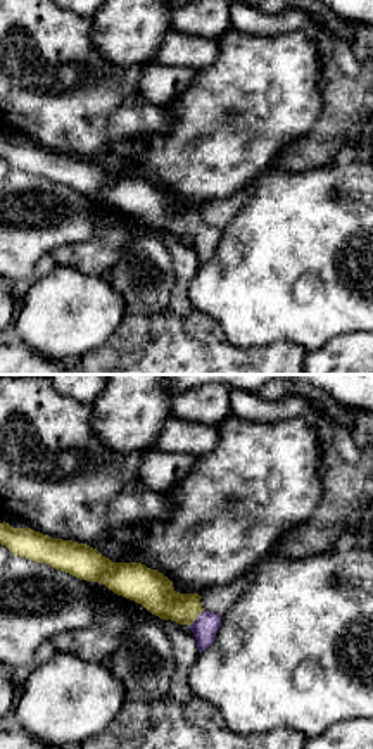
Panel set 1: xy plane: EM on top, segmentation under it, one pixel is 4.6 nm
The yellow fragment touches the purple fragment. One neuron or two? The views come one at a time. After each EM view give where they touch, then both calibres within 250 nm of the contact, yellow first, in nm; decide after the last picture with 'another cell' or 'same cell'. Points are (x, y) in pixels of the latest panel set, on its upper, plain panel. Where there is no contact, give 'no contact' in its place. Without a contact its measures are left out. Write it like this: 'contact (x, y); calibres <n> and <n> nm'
contact (195, 232); calibres 170 and 120 nm

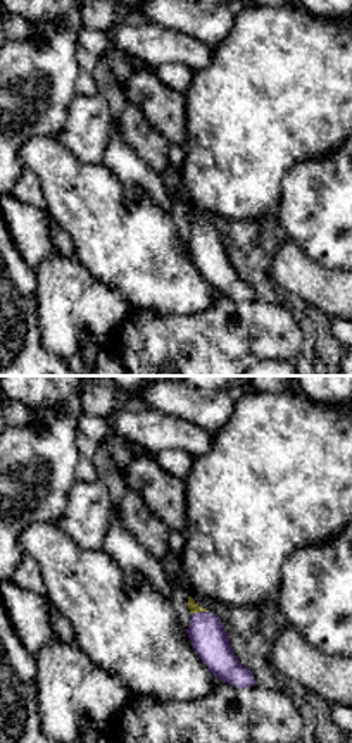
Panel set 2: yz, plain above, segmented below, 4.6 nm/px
contact (199, 224); calibres 50 and 170 nm

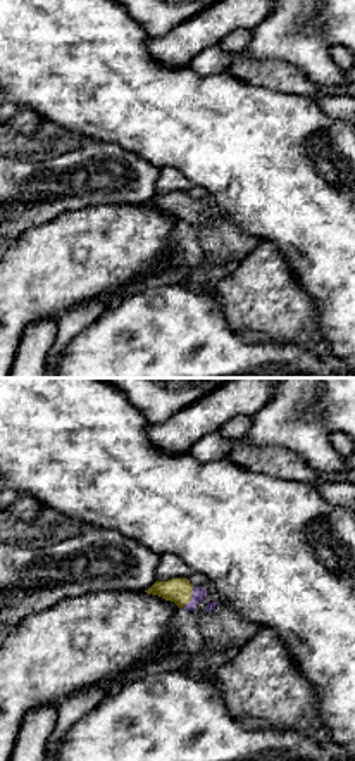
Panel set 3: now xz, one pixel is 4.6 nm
contact (190, 211); calibres 120 and 70 nm

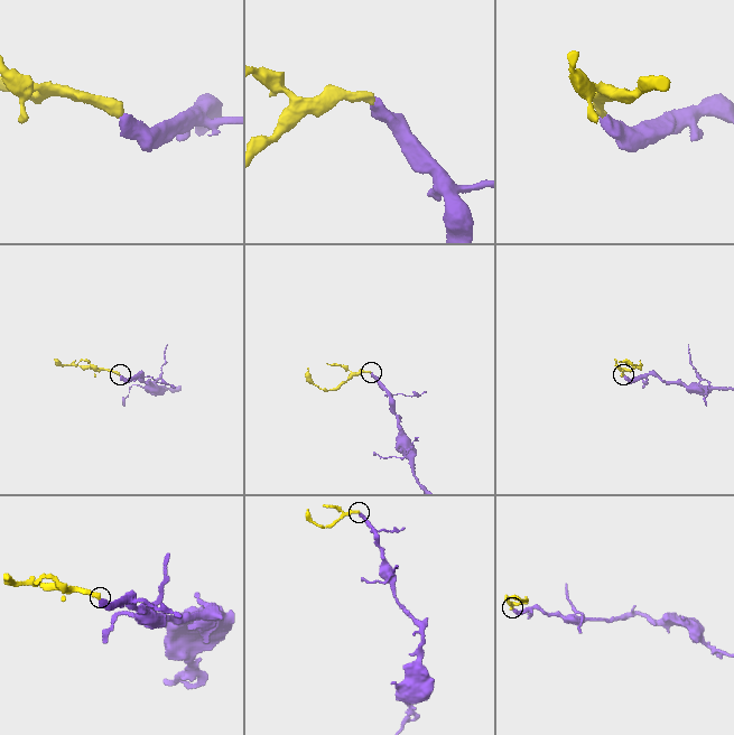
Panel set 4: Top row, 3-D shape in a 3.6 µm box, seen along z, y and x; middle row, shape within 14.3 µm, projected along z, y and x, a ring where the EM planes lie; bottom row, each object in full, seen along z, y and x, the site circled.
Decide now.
same cell

